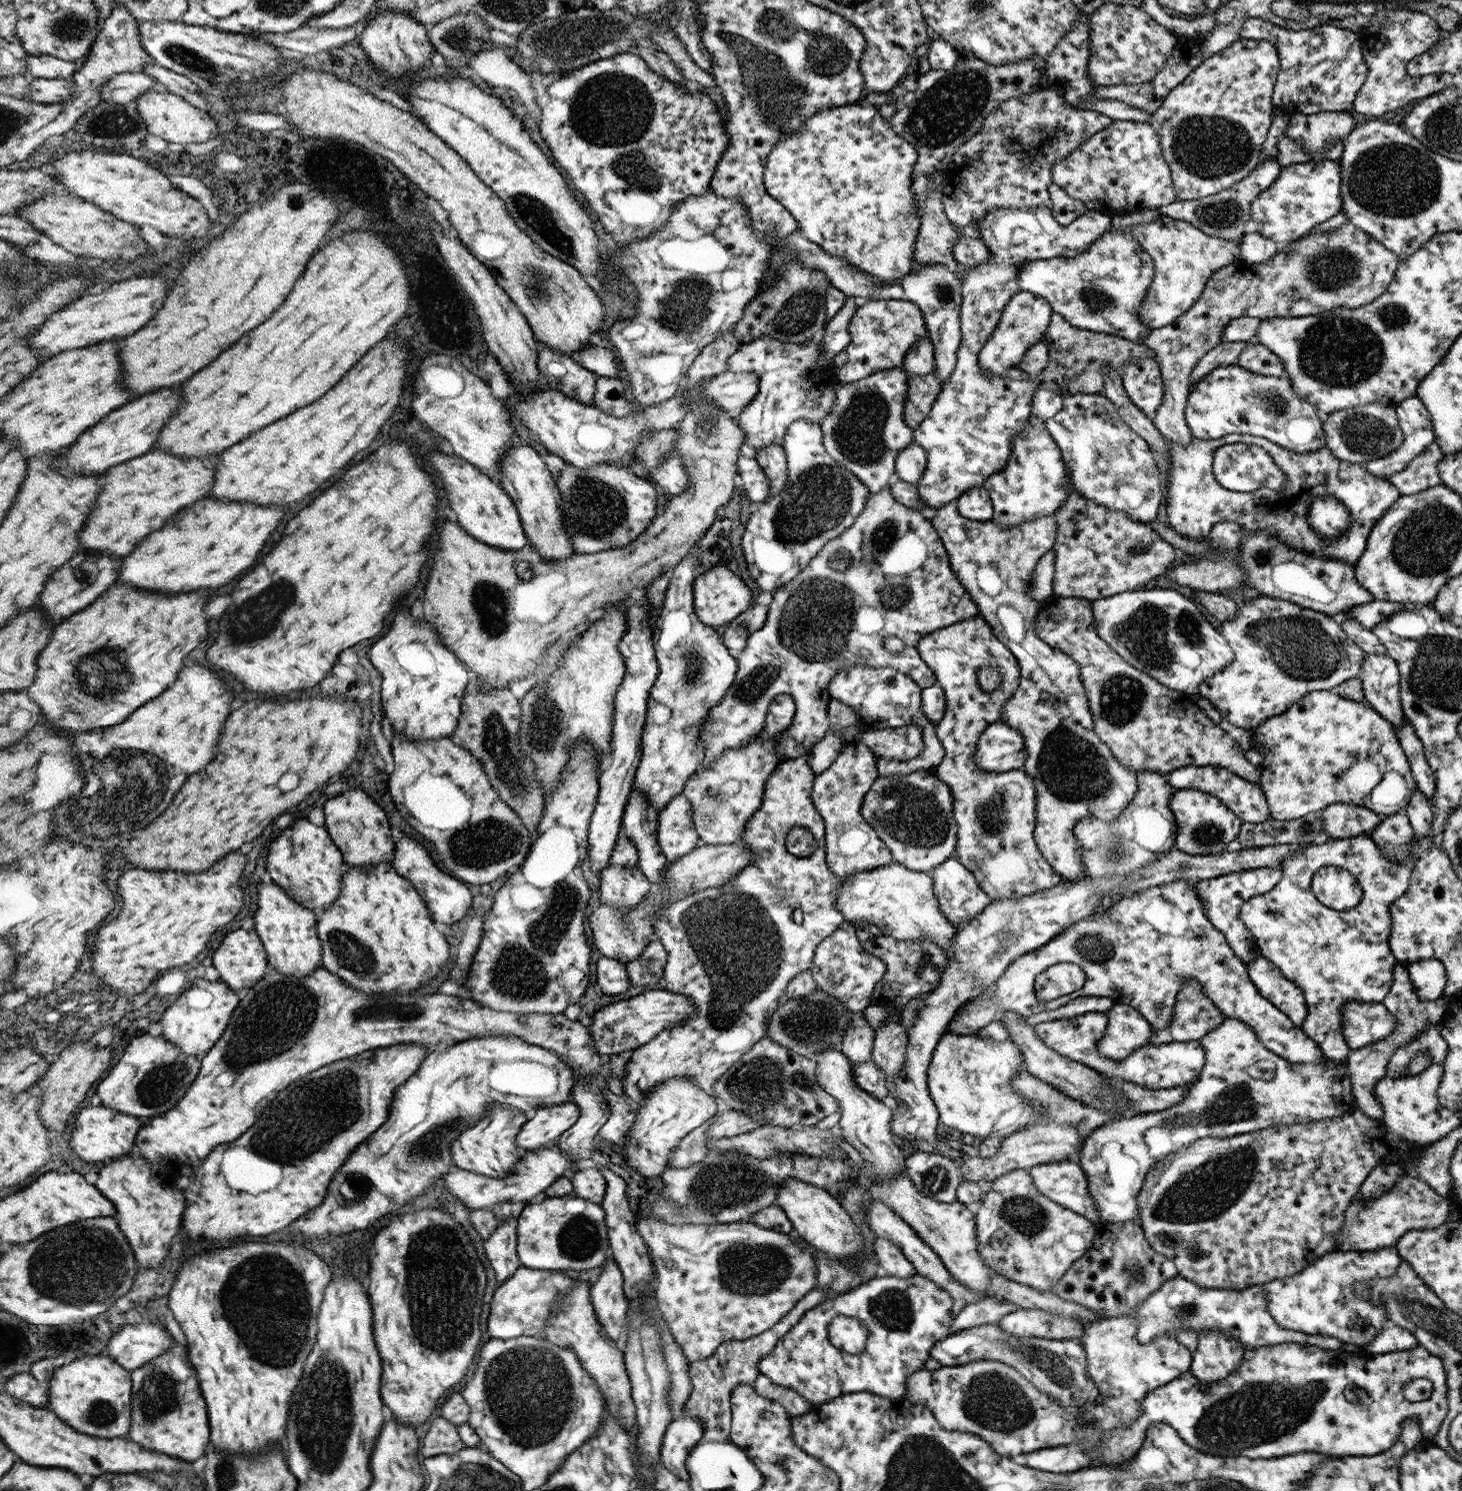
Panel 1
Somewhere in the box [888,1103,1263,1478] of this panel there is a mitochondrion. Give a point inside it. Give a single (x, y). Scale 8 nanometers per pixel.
(1208, 1188)

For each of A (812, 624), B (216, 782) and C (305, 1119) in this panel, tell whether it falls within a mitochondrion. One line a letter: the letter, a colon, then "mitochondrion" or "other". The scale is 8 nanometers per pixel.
A: mitochondrion
B: other
C: mitochondrion

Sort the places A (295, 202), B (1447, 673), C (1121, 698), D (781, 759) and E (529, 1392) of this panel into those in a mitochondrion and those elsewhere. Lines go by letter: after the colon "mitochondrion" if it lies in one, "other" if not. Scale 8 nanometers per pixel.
A: other
B: mitochondrion
C: mitochondrion
D: other
E: mitochondrion

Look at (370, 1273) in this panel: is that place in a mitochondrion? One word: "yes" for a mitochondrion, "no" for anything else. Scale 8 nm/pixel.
no

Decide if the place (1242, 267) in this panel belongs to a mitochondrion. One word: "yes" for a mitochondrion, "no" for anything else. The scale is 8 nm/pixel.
no

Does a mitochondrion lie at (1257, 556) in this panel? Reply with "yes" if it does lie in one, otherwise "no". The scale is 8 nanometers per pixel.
yes

